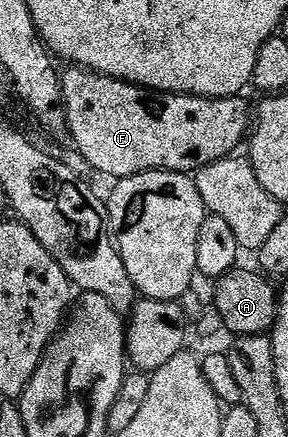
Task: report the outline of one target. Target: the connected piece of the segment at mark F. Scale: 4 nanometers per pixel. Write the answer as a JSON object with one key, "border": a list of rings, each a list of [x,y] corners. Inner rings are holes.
{"border":[[[72,65],[64,69],[61,74],[63,80],[63,111],[67,114],[66,133],[71,134],[79,154],[99,174],[108,174],[111,180],[128,178],[134,174],[144,174],[150,170],[172,170],[178,174],[194,175],[196,171],[205,168],[206,165],[221,161],[223,158],[232,157],[239,145],[244,145],[249,131],[253,126],[253,106],[246,102],[246,97],[233,98],[202,98],[196,94],[165,94],[161,90],[147,90],[143,86],[134,86],[131,82],[123,82],[119,78],[106,78],[103,74],[96,74],[94,70],[88,70],[82,66]]]}

